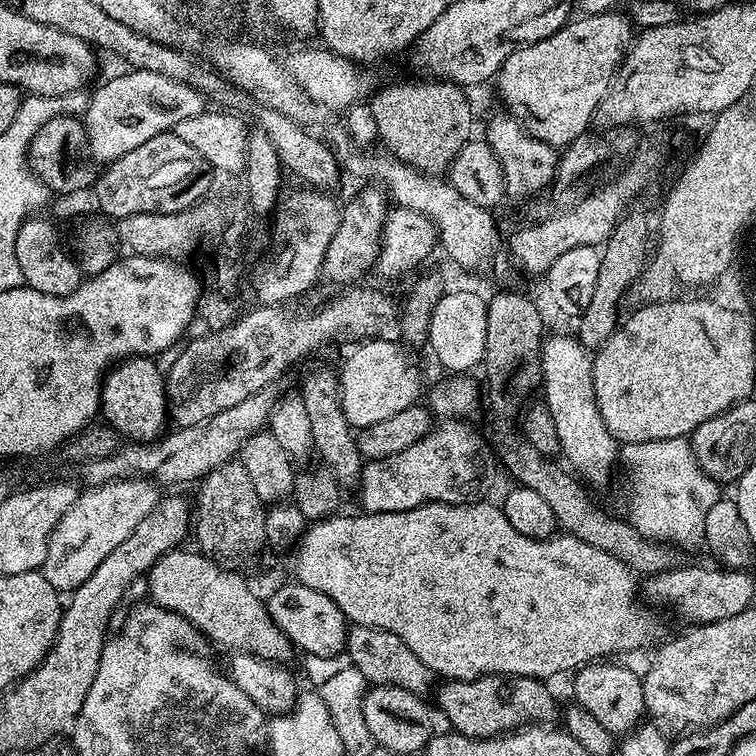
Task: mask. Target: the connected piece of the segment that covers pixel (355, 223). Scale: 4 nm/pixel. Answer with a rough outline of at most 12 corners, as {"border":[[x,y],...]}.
{"border":[[364,186],[343,205],[323,279],[352,286],[376,267],[390,200]]}

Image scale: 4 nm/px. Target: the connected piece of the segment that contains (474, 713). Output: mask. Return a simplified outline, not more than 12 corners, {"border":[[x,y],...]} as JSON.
{"border":[[534,676],[441,683],[451,731],[485,740],[552,722]]}

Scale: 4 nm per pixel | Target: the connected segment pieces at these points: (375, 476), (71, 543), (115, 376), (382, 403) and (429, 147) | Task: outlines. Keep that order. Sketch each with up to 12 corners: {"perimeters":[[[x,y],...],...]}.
{"perimeters":[[[464,374],[432,392],[437,423],[360,474],[364,512],[483,501],[493,449],[455,416],[482,404]],[[157,485],[81,491],[49,536],[46,582],[71,593],[156,509]],[[133,356],[100,387],[121,437],[155,441],[170,420],[166,376]],[[395,339],[357,343],[339,369],[353,429],[421,399],[419,370]],[[435,78],[371,97],[395,159],[447,173],[473,139],[472,104]]]}

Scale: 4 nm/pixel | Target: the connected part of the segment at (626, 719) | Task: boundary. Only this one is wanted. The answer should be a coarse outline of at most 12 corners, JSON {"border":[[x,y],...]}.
{"border":[[593,662],[571,677],[575,703],[613,736],[645,719],[641,673]]}

